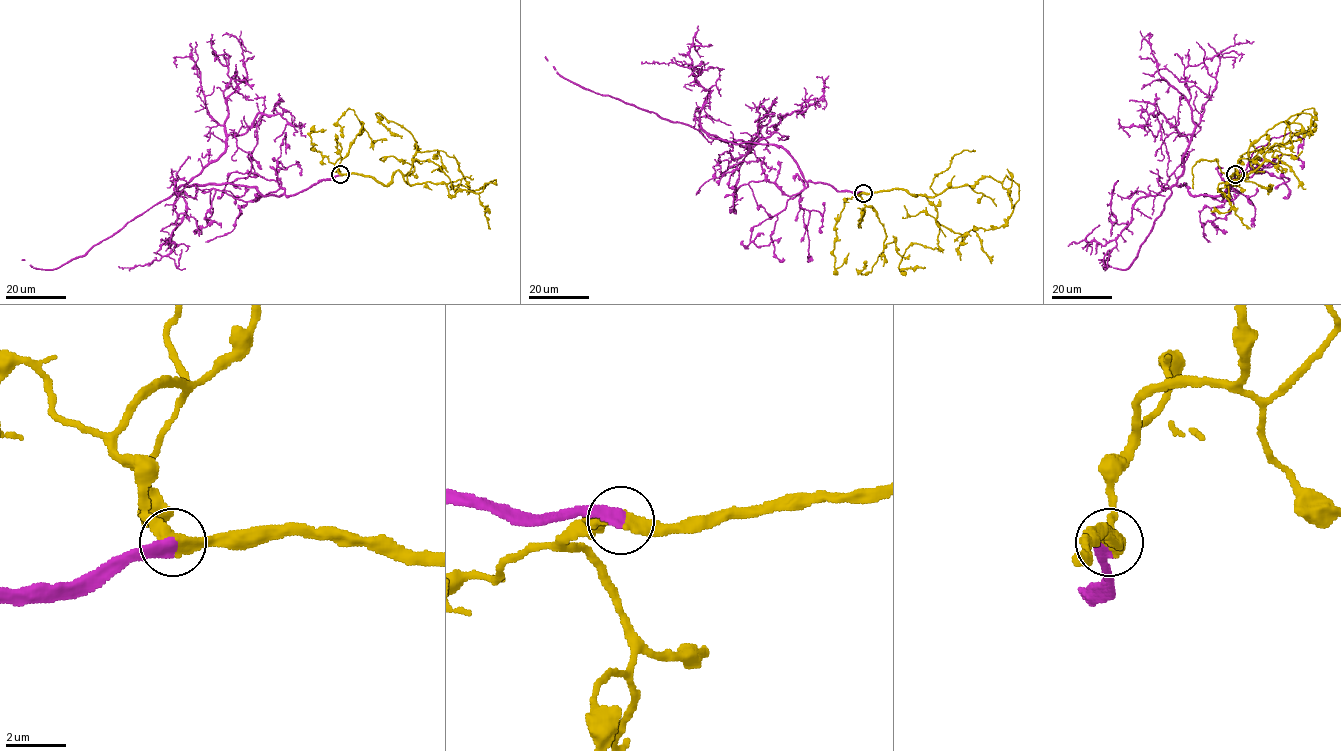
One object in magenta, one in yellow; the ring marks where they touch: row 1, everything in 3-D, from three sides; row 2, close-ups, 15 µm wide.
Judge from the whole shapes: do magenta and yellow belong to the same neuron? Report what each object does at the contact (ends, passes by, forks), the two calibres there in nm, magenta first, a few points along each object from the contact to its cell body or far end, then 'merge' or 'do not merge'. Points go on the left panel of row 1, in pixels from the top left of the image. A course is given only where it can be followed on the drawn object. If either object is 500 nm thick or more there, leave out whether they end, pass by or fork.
magenta ends; yellow passes by; calibres 400 and 420 nm; course magenta (340, 174), (293, 195), (185, 184), (225, 147), (223, 94), (230, 81), (213, 41); course yellow (340, 174), (385, 185), (398, 171), (410, 185), (444, 183), (451, 196), (496, 180), (450, 189); merge

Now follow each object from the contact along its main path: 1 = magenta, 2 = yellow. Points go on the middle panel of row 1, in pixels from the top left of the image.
1: (863, 193), (807, 181), (778, 145), (708, 135), (743, 141), (748, 153), (753, 143), (734, 186), (736, 211)
2: (863, 193), (905, 189), (933, 196), (987, 177), (1013, 180), (1019, 200), (1010, 218), (987, 230), (973, 225)

